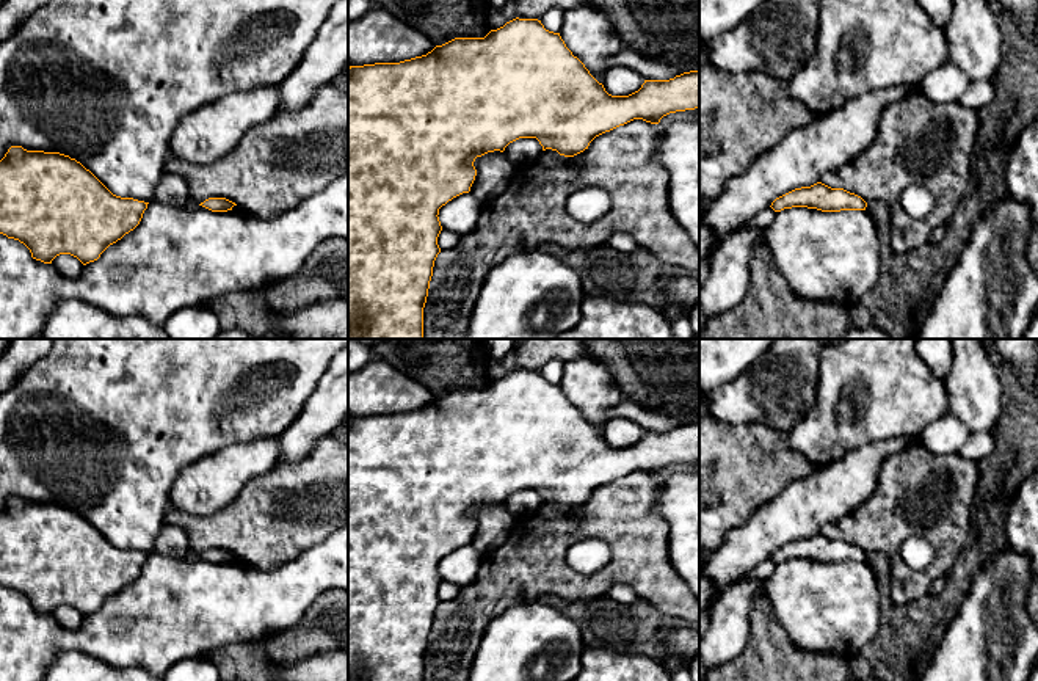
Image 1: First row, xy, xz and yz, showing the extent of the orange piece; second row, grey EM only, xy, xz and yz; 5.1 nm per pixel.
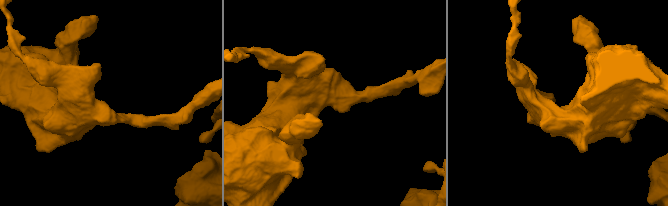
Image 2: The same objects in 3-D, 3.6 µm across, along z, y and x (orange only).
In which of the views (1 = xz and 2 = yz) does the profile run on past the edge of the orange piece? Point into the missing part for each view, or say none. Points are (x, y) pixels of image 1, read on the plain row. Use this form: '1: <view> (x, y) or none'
1: none
2: none

